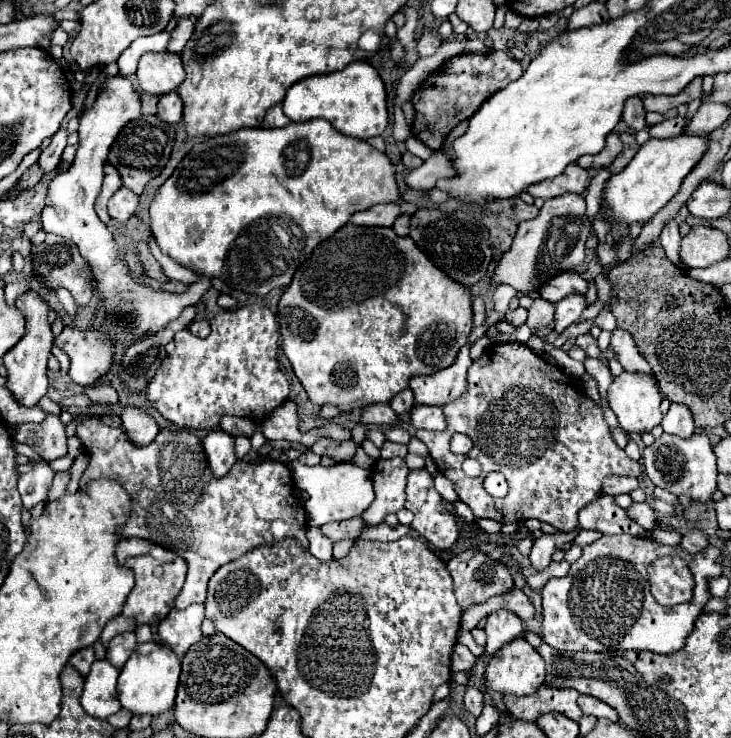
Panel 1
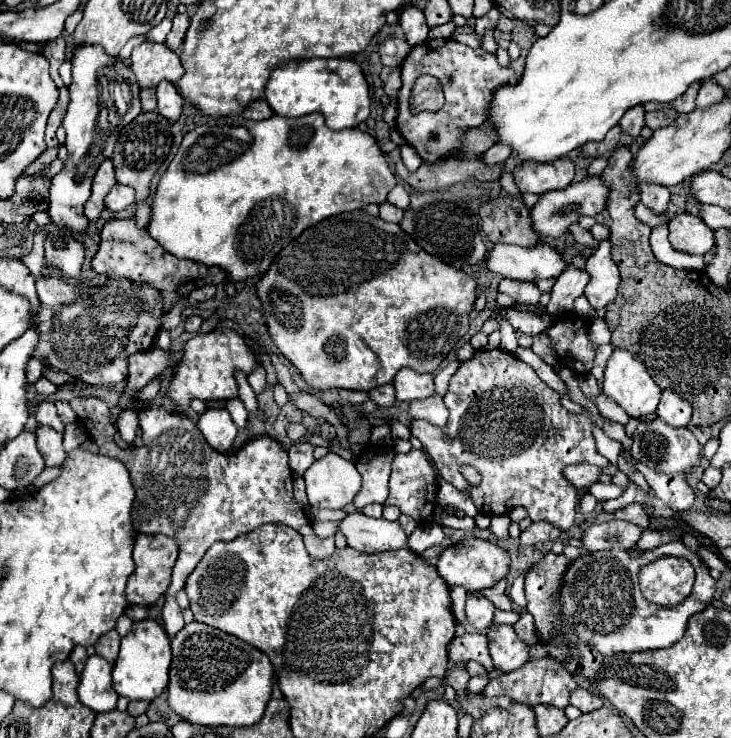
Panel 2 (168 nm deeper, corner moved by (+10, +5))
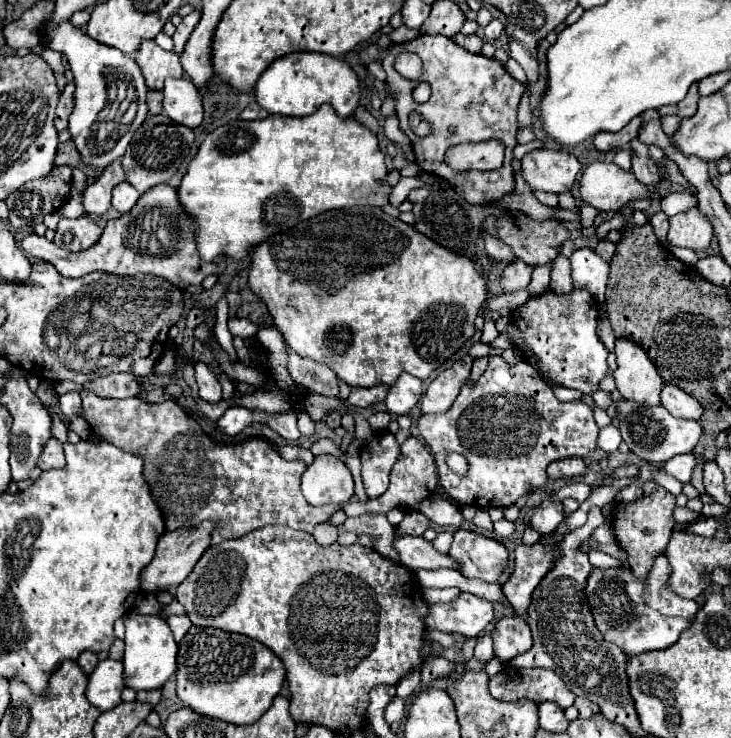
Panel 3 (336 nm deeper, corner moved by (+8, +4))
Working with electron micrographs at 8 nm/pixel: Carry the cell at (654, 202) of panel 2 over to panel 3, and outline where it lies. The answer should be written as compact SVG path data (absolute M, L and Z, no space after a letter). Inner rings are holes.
M638 139L630 141L630 151L632 155L632 171L638 177L638 181L656 187L660 183L660 175L658 175L658 167L656 163L650 159L648 155L648 147L644 143L640 143Z

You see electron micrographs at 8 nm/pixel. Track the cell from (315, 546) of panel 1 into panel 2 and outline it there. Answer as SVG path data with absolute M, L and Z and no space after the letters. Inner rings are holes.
M318 522L314 526L314 534L318 538L328 538L328 536L334 536L336 534L336 528L338 528L336 522Z

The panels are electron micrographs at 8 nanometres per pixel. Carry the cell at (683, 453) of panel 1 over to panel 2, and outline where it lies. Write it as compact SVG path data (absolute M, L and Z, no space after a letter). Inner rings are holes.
M656 418L652 422L642 422L634 430L632 436L632 456L640 464L648 466L654 472L662 474L694 474L700 466L700 454L702 446L694 438L694 434L688 428L672 428L664 424L664 420Z

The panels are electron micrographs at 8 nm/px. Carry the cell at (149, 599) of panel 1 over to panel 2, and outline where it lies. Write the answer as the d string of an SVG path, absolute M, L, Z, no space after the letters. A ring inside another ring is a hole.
M138 534L134 542L134 572L128 578L126 584L126 600L132 606L154 606L168 590L170 586L170 576L172 576L172 566L176 562L178 548L176 542L168 540L166 536L144 536Z

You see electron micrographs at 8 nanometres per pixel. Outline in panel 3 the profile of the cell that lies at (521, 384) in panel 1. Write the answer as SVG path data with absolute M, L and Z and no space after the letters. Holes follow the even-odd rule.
M494 355L488 359L488 367L478 379L474 387L464 385L456 401L446 413L438 415L422 415L418 421L418 431L426 441L430 453L434 455L438 469L438 483L446 491L446 495L462 505L472 507L508 507L514 505L516 499L528 489L544 489L548 483L546 467L556 459L566 457L592 457L596 451L598 425L594 421L592 409L582 401L562 403L556 399L554 391L538 377L538 373L526 363L520 361L516 365L506 363L502 357ZM450 451L458 451L468 461L468 473L458 475L448 469L446 455Z

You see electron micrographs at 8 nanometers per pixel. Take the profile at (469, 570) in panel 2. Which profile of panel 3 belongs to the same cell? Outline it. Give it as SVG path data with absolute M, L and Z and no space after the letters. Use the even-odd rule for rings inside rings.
M466 529L454 533L450 555L462 561L462 575L482 581L498 581L508 563L508 549L500 541Z

